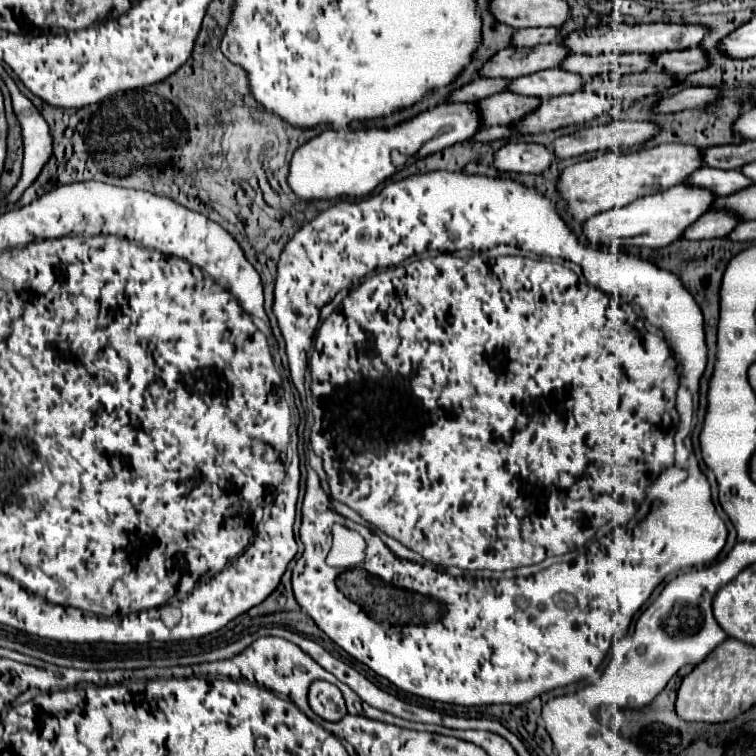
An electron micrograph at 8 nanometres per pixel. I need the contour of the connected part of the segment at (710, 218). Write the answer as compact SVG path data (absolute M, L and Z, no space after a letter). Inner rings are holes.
M712 210L712 212L702 214L692 226L688 226L688 230L684 230L684 234L680 238L684 238L684 240L724 238L736 224L738 224L738 220L732 218L732 214L722 212L722 210Z

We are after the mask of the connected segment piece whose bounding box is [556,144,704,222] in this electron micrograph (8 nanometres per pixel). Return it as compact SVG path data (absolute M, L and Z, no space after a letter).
M660 144L654 148L642 148L626 154L618 150L608 150L592 160L582 160L564 168L558 174L556 192L566 202L566 208L572 214L572 218L584 222L590 216L600 214L604 210L626 206L636 198L664 192L676 184L682 184L686 176L704 166L700 156L700 148L686 144Z

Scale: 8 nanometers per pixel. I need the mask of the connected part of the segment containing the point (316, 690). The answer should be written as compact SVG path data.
M322 680L312 682L308 692L308 702L314 714L318 714L326 721L336 722L346 716L342 692L330 682L322 682Z

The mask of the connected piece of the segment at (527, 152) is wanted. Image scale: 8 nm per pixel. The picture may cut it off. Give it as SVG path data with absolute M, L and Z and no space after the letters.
M510 142L504 144L496 154L492 166L498 172L520 172L520 174L540 174L554 162L550 148L540 144Z

